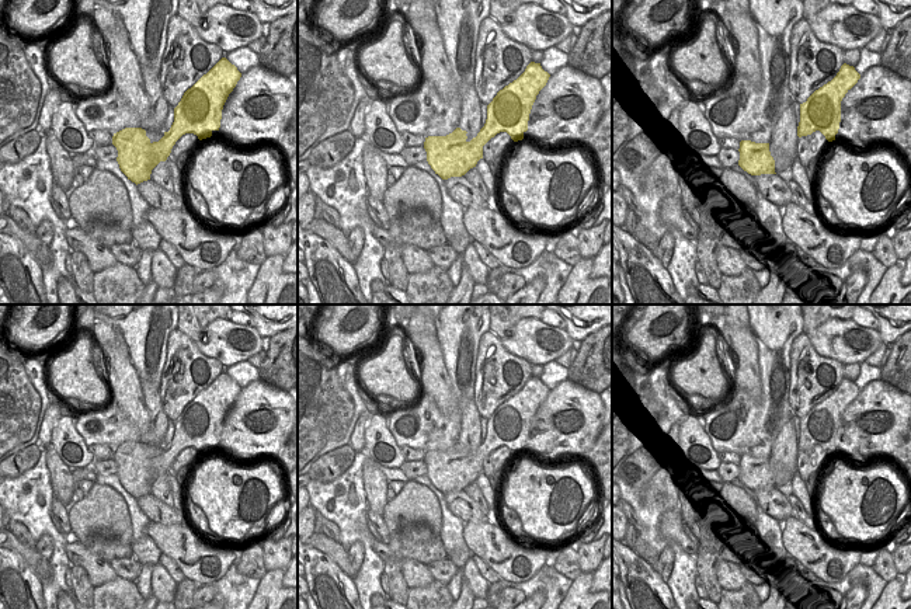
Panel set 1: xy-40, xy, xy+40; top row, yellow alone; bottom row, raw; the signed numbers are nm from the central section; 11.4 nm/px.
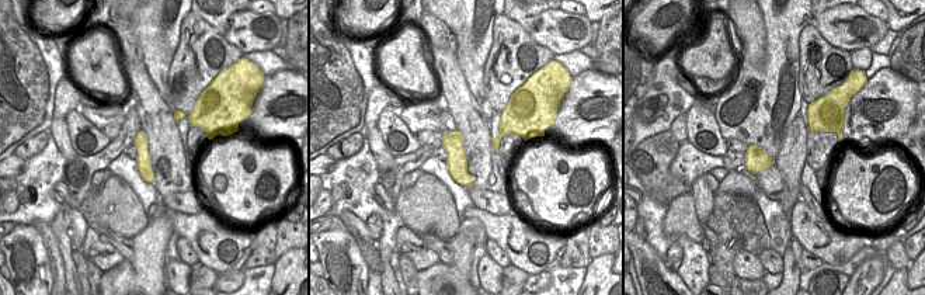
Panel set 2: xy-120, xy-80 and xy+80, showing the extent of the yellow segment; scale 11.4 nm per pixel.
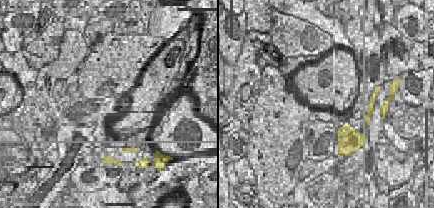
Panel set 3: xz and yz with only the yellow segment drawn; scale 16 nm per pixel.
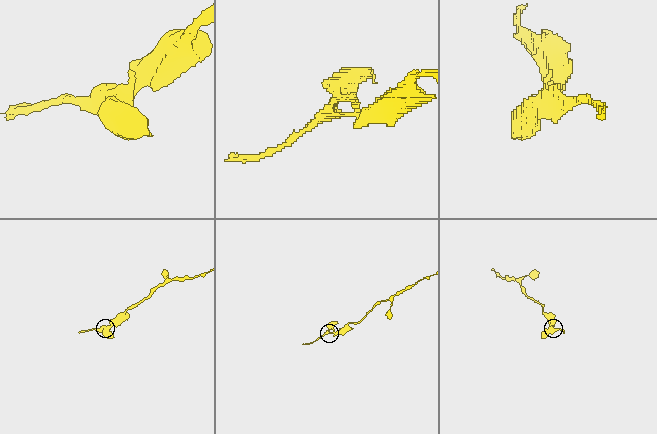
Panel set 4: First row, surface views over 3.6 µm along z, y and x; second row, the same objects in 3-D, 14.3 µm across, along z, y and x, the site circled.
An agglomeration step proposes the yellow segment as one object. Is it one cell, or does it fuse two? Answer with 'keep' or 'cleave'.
cleave

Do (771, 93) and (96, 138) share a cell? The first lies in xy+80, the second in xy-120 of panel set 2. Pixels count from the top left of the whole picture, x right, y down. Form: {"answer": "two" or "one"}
{"answer": "two"}

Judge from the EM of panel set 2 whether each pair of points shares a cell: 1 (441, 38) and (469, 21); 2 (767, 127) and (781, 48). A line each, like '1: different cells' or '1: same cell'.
1: different cells
2: same cell

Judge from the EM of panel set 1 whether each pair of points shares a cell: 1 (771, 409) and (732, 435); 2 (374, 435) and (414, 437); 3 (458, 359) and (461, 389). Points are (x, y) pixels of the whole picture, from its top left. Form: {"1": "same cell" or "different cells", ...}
{"1": "same cell", "2": "different cells", "3": "same cell"}

